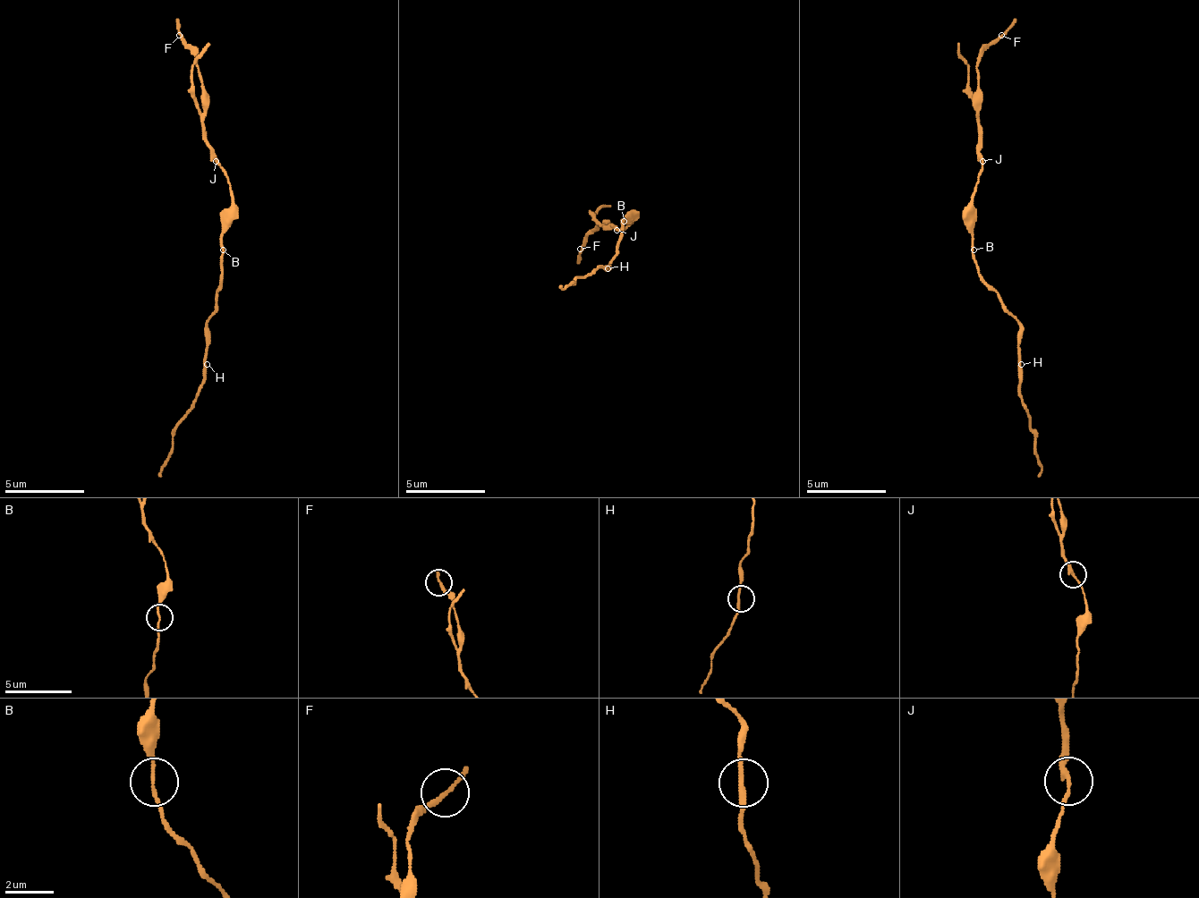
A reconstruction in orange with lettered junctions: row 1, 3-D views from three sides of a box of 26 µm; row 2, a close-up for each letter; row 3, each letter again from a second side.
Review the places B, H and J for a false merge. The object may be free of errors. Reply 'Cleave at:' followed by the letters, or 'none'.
Cleave at: J

